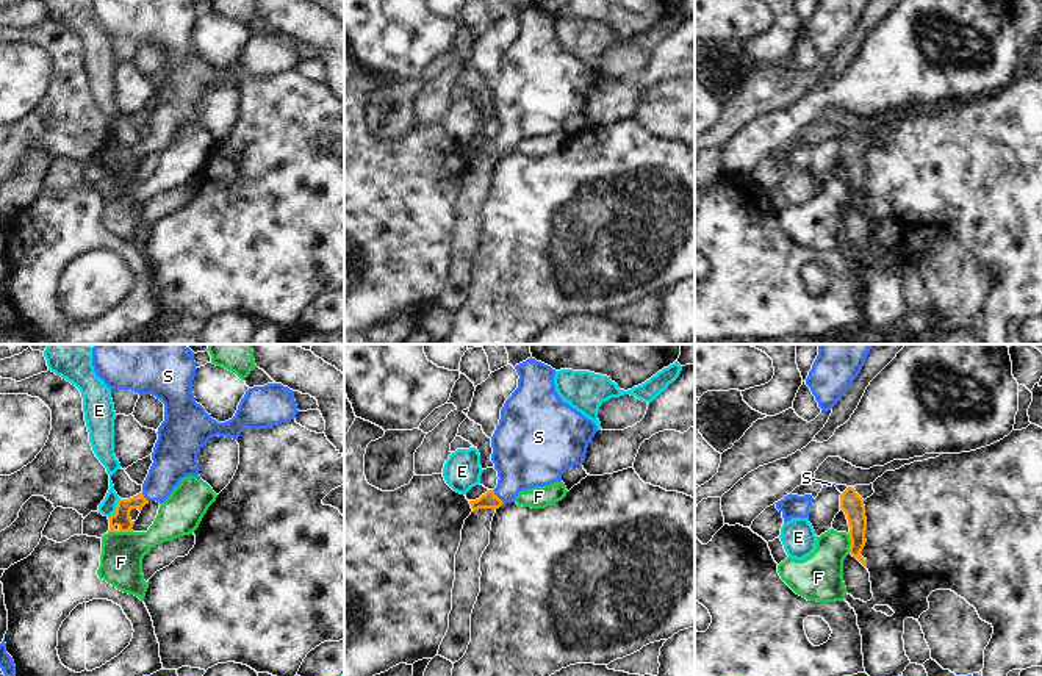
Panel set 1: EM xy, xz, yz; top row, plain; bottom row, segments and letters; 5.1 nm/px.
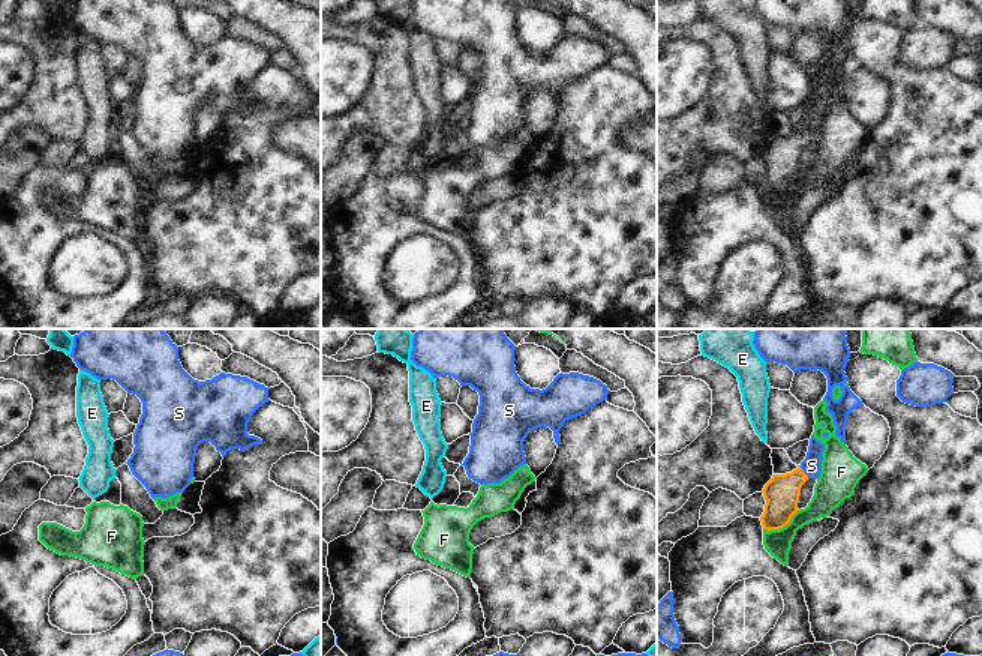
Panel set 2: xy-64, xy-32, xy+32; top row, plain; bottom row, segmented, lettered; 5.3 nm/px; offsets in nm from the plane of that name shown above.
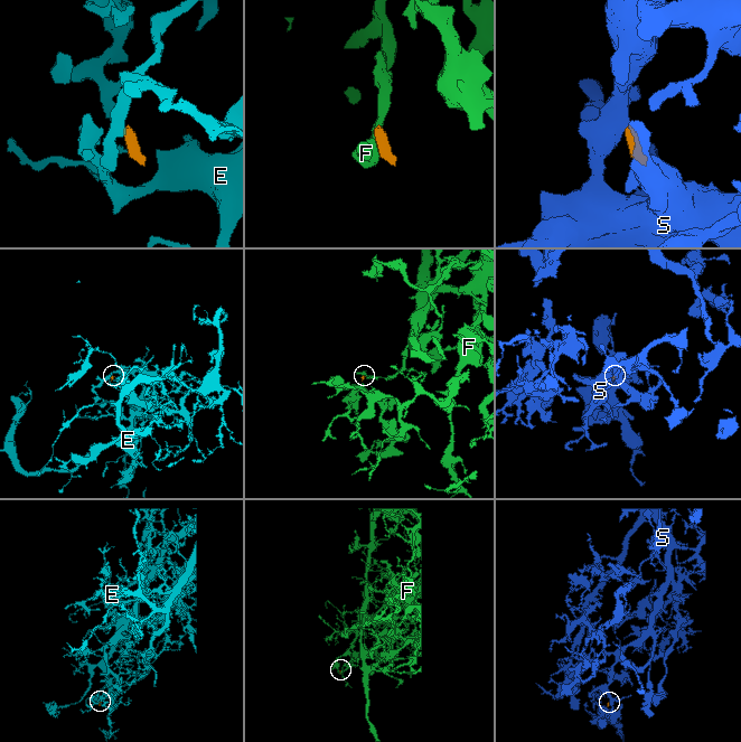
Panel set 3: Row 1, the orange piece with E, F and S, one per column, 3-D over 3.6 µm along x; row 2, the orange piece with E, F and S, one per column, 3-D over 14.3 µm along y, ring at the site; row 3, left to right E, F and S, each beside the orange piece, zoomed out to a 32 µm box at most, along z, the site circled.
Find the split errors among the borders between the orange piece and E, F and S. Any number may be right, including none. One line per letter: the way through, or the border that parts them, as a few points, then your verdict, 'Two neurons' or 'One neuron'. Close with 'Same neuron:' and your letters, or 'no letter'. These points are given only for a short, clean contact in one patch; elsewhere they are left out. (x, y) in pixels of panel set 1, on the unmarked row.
E: Boundary: xy (119, 147), (114, 161), (108, 166). Two neurons
F: Boundary: xy (132, 180), (108, 182). Two neurons
S: Path across: xz (488, 149), (496, 146), (512, 130), (524, 107). One neuron
Same neuron: S

